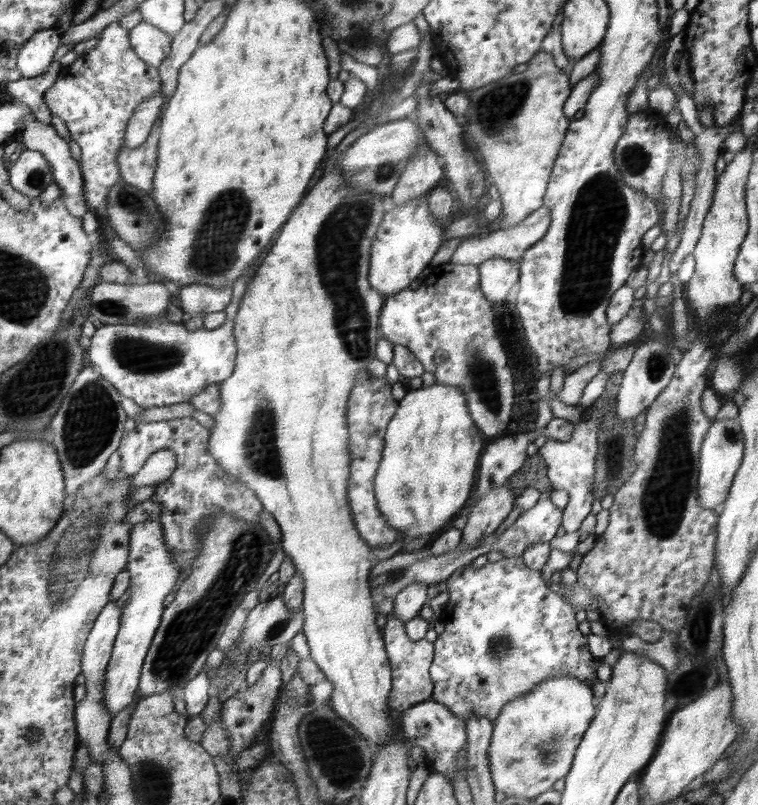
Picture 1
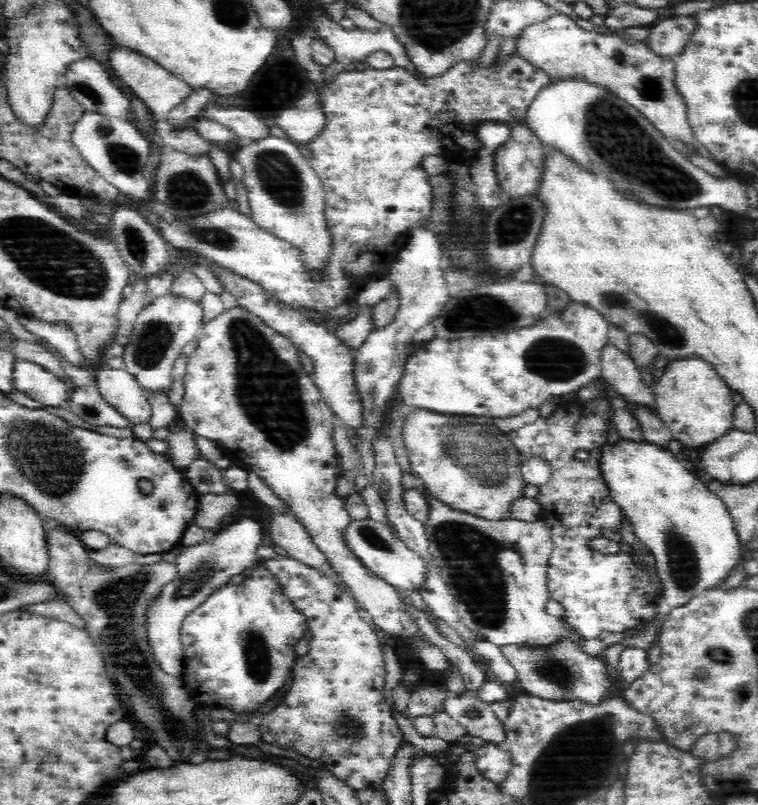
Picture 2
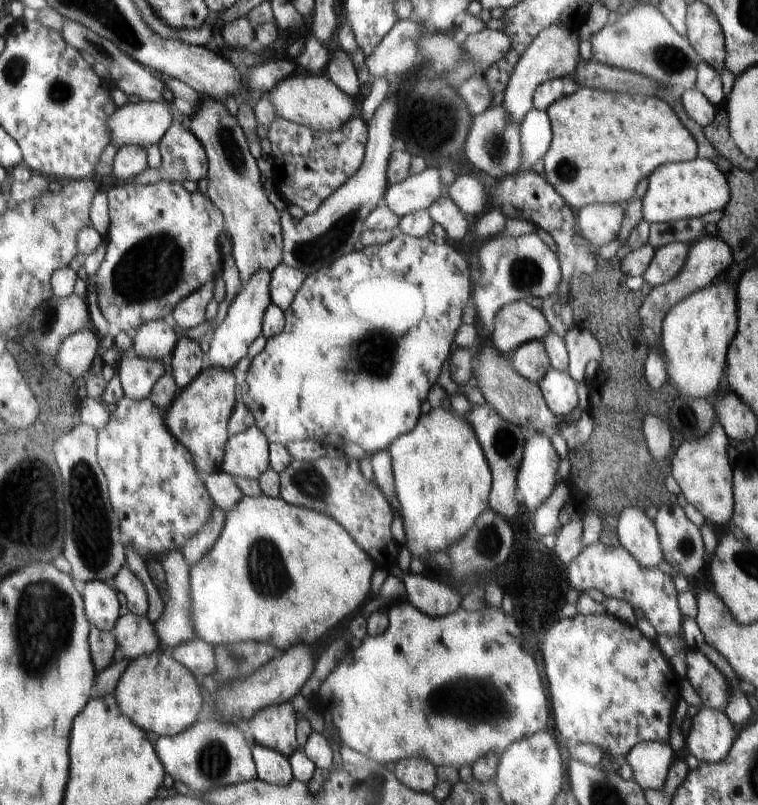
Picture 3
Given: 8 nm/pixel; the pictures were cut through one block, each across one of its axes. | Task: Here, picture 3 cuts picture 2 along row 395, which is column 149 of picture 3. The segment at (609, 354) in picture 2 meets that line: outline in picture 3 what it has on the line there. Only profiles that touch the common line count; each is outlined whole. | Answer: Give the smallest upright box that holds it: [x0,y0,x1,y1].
[116,610,161,660]

